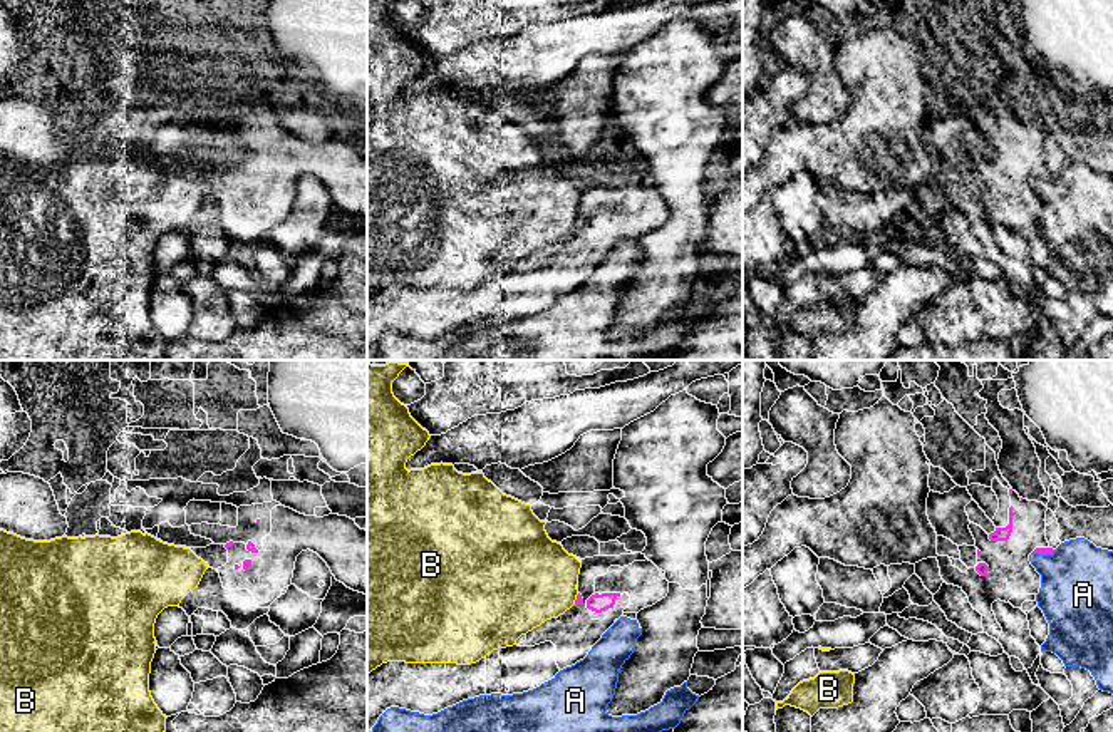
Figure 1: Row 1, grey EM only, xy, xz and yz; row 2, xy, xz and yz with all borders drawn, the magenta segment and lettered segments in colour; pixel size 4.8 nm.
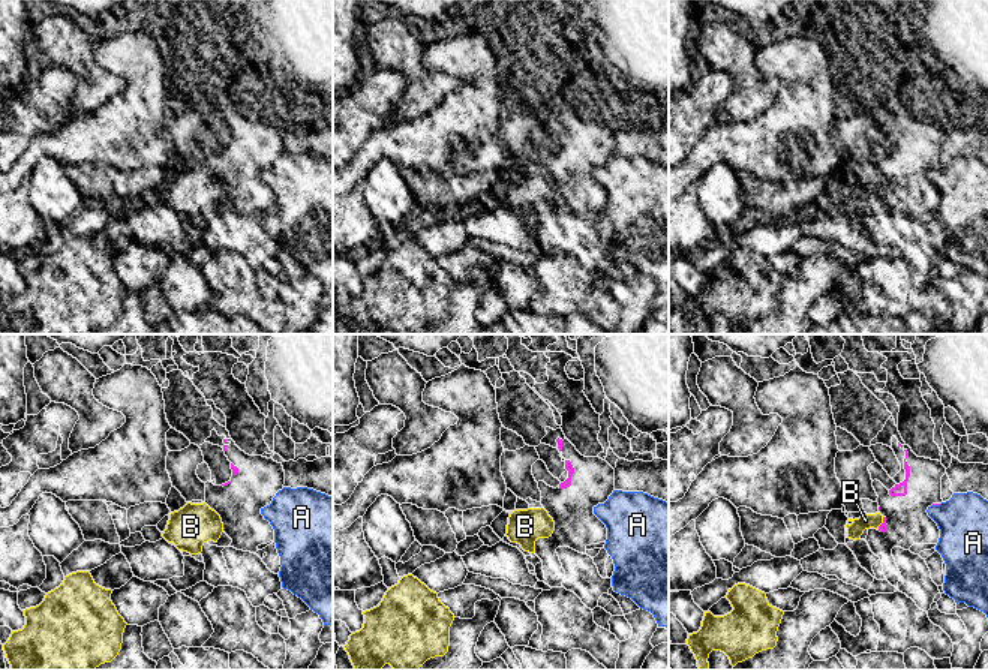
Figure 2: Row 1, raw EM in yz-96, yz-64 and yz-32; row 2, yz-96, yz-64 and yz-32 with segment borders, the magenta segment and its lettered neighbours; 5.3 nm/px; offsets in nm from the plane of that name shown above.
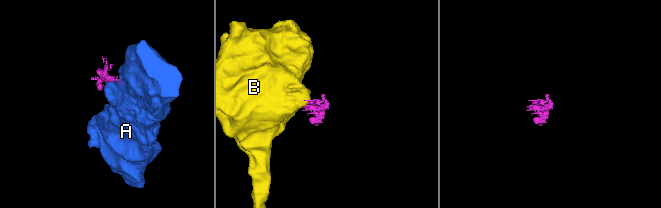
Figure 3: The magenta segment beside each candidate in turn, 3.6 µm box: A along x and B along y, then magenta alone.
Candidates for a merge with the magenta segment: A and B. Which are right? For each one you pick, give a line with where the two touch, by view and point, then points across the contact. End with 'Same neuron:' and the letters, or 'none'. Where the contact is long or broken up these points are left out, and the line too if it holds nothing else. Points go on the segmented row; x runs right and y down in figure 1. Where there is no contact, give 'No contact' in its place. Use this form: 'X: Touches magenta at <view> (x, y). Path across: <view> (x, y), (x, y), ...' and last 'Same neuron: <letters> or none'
Same neuron: none

